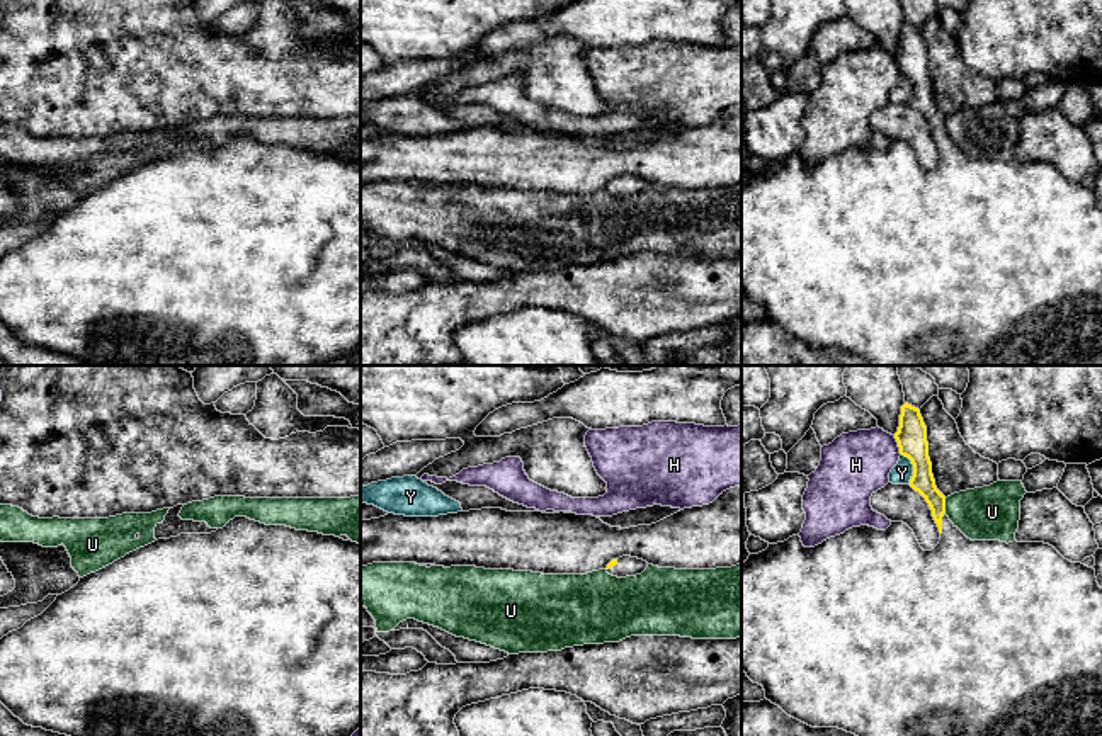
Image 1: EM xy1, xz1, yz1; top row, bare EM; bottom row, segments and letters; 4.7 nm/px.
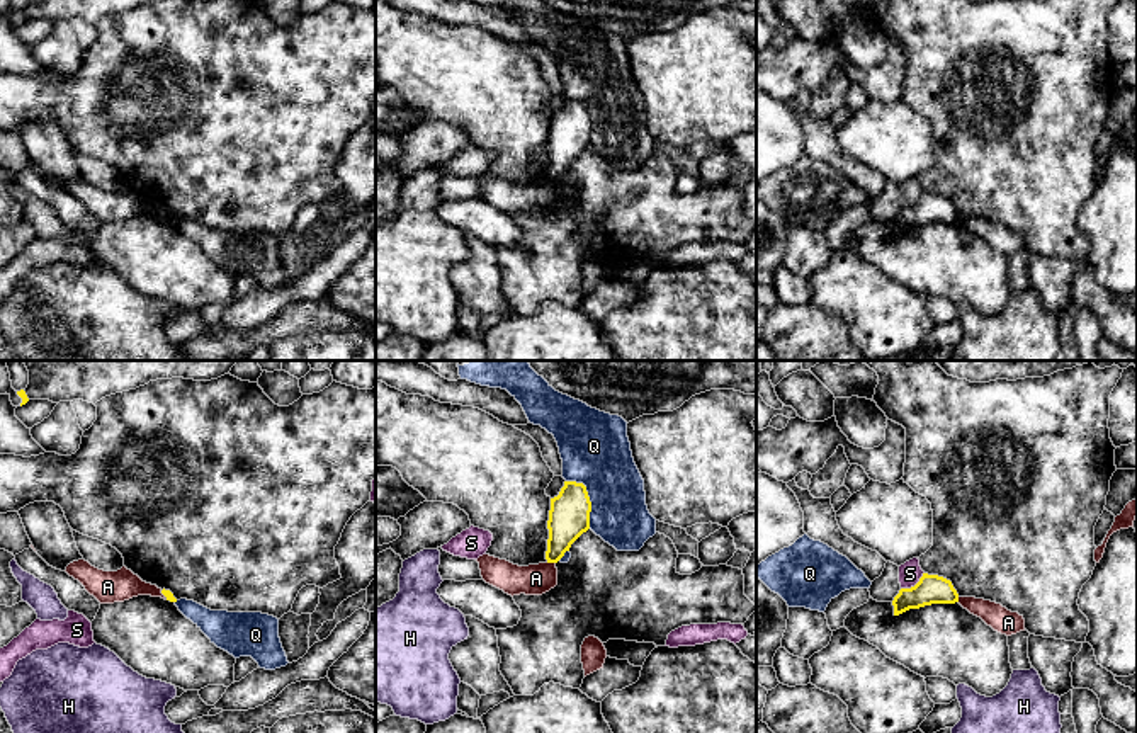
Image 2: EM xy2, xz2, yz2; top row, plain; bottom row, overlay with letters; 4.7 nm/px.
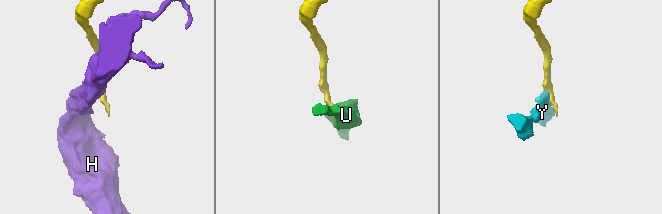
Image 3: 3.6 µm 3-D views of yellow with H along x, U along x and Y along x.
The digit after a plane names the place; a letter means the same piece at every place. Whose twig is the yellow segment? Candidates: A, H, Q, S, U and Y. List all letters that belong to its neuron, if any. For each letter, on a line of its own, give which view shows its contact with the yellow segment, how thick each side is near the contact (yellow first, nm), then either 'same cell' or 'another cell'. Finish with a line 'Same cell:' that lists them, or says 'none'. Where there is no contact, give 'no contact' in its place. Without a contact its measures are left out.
A: xz2 | 190/140 nm | another cell
H: yz1 | 140/320 nm | another cell
Q: xz2 | 190/320 nm | another cell
S: yz2 | 140/110 nm | another cell
U: yz1 | 110/260 nm | another cell
Y: yz1 | 140/100 nm | another cell
Same cell: none

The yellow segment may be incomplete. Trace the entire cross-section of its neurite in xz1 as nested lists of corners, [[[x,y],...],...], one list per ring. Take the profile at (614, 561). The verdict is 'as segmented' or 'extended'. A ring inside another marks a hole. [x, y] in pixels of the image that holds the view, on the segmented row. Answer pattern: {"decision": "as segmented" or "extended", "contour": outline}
{"decision": "extended", "contour": [[[622,556],[619,559],[612,559],[607,564],[607,573],[617,578],[626,578],[626,576],[636,576],[641,575],[648,568],[648,563],[638,558],[631,556]]]}

